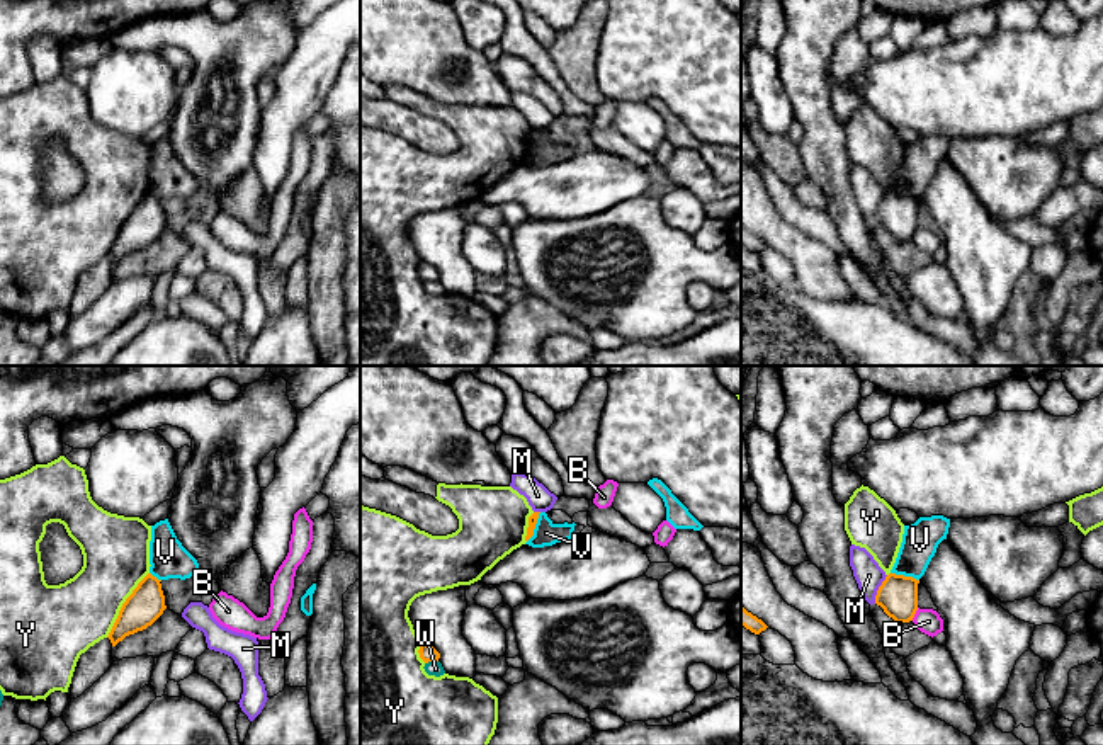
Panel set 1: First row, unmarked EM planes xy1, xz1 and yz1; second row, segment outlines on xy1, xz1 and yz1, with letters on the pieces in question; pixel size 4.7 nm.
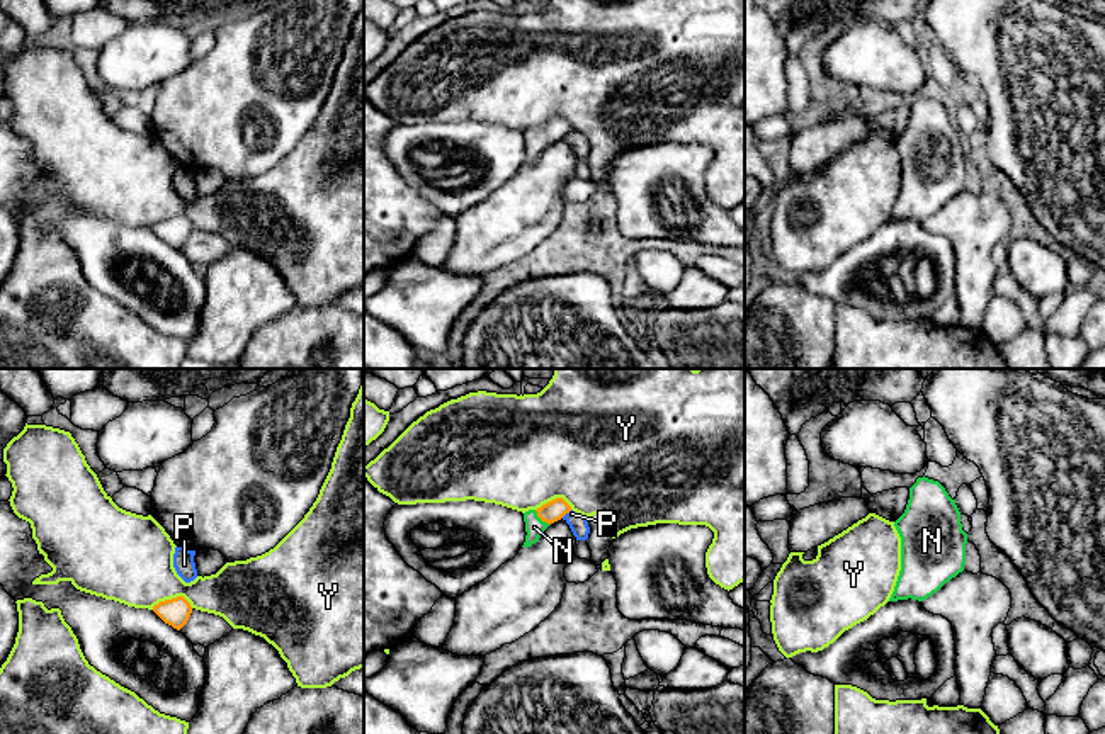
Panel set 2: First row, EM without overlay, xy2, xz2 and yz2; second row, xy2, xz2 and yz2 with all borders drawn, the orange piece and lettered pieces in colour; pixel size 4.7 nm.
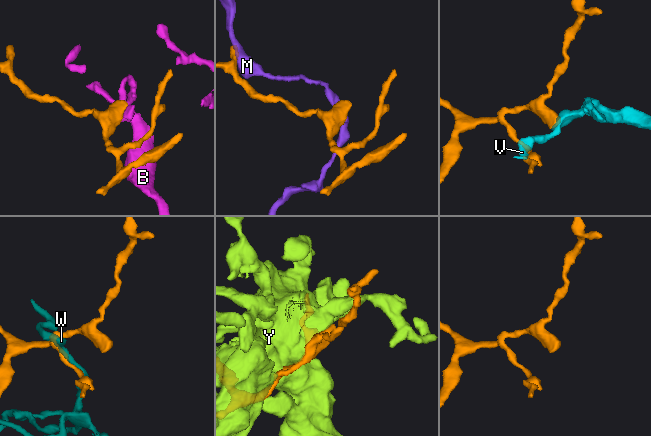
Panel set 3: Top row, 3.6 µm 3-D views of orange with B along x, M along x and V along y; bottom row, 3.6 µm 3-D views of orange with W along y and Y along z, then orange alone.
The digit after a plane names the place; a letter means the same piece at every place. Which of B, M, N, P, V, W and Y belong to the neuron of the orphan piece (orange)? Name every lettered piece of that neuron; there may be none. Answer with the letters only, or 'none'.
N

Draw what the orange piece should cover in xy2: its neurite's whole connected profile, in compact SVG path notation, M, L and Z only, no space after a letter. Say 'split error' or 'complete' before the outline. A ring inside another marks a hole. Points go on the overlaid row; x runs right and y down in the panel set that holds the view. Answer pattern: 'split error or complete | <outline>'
complete | M177 596L172 600L160 601L158 605L153 607L153 612L165 624L180 630L187 624L190 613L192 613L192 607L184 596Z

